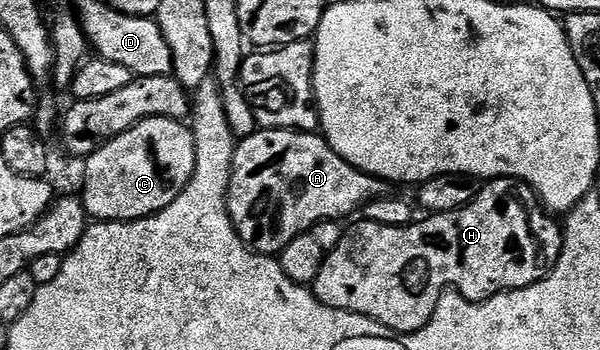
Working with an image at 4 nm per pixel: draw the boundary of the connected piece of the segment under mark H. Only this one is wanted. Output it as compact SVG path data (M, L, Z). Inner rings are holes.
M499 178L483 183L479 187L478 192L474 196L474 201L465 204L460 210L452 210L445 212L439 216L430 214L425 218L419 219L417 222L411 222L404 228L396 226L380 226L376 222L362 218L359 224L354 224L351 228L347 227L342 234L340 246L336 246L336 250L326 253L326 261L320 270L320 274L314 279L312 291L314 296L320 302L324 302L324 306L332 306L336 310L344 310L345 312L355 312L361 316L367 316L369 320L380 322L386 328L390 328L395 334L409 334L418 332L432 318L432 314L436 310L438 300L443 292L453 289L459 292L466 300L475 302L480 300L490 300L494 296L499 296L501 292L511 292L517 288L527 288L536 282L540 282L554 268L554 263L560 258L562 253L562 237L563 229L560 227L553 215L542 207L538 195L529 186L521 180L511 180L509 178Z

